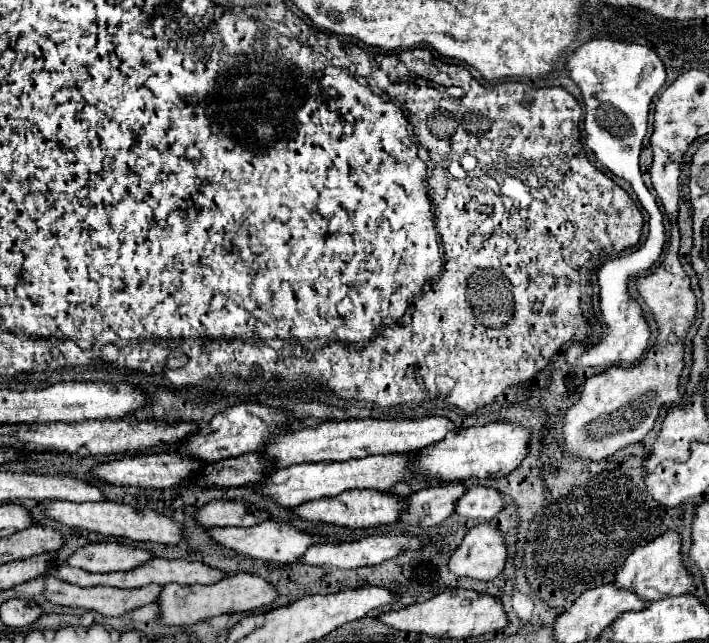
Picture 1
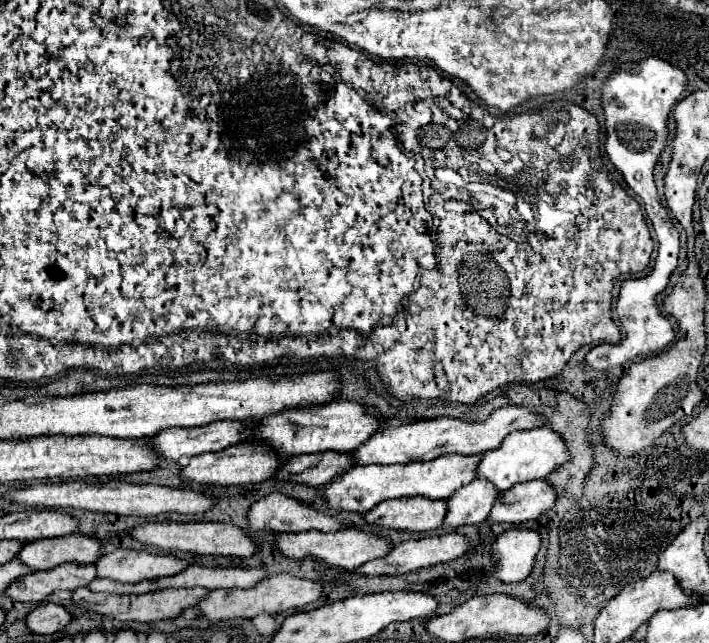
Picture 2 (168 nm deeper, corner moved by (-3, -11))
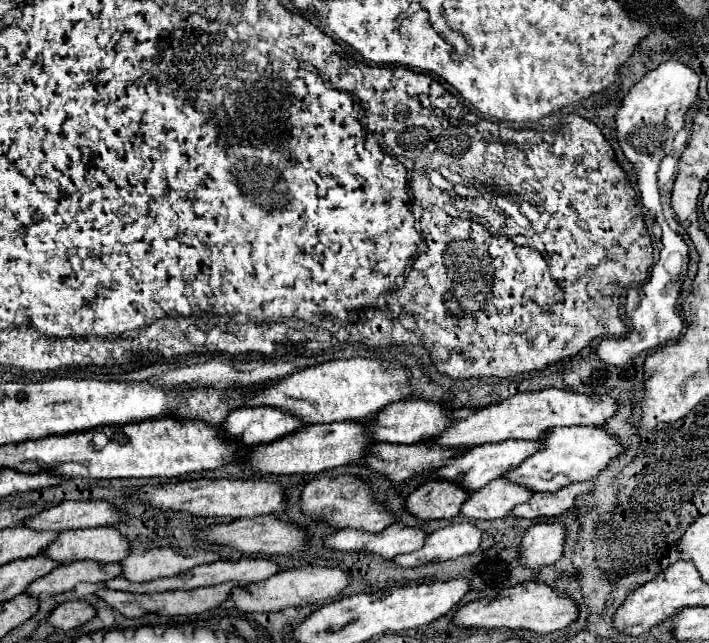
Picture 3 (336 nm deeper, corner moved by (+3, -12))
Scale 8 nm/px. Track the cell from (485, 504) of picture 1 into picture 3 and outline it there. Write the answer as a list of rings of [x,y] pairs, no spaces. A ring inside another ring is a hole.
[[[585,482],[585,484],[571,484],[569,488],[561,488],[561,492],[535,492],[533,500],[517,506],[513,514],[521,518],[559,518],[575,508],[577,496],[593,490],[595,486]]]

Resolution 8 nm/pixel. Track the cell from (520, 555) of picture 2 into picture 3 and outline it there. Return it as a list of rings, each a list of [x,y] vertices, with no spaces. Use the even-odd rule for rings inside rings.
[[[559,520],[541,522],[529,528],[521,544],[521,564],[525,568],[539,568],[555,564],[565,546],[567,528]]]

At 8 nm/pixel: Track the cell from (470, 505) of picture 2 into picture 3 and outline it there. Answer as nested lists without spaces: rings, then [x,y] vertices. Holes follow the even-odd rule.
[[[493,480],[485,488],[477,490],[477,496],[461,508],[461,516],[471,520],[495,520],[505,518],[513,512],[515,506],[525,504],[533,496],[533,490],[511,482],[511,480]]]

